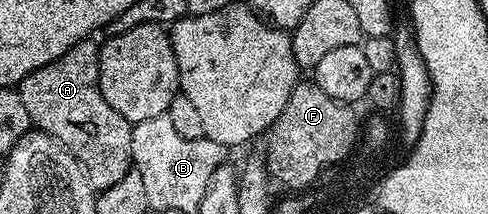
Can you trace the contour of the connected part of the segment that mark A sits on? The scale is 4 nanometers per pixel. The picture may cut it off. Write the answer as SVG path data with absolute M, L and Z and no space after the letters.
M94 40L77 42L75 46L68 48L68 52L64 52L64 56L60 56L56 60L44 64L44 68L36 68L36 72L32 72L23 82L18 83L16 89L20 100L24 100L24 108L28 108L28 116L30 117L31 123L33 123L41 133L48 134L51 138L56 139L57 142L81 164L82 171L86 173L86 178L90 181L90 186L96 192L101 192L112 188L112 184L118 183L118 181L132 169L132 132L134 128L127 118L120 116L120 112L116 112L112 108L112 104L108 104L108 100L104 100L104 96L100 92L100 88L98 87L98 48L99 43L97 41L94 42Z

